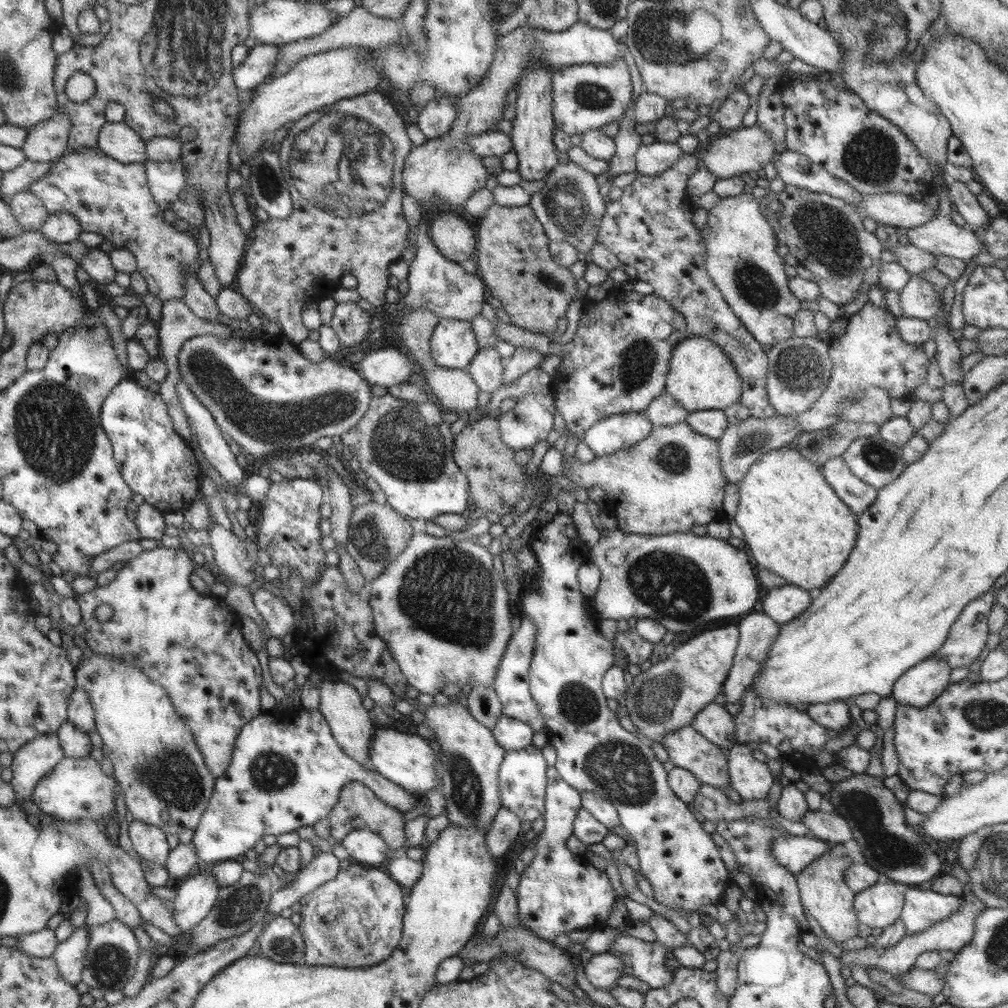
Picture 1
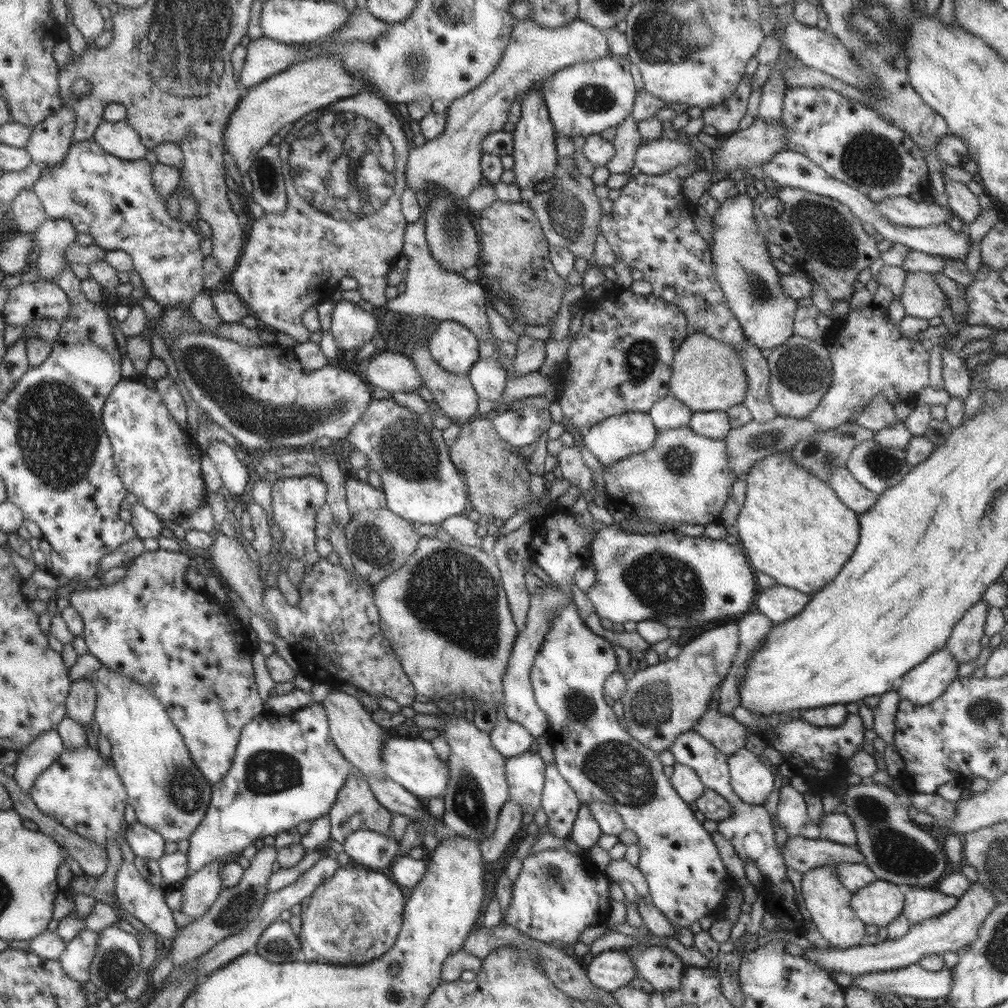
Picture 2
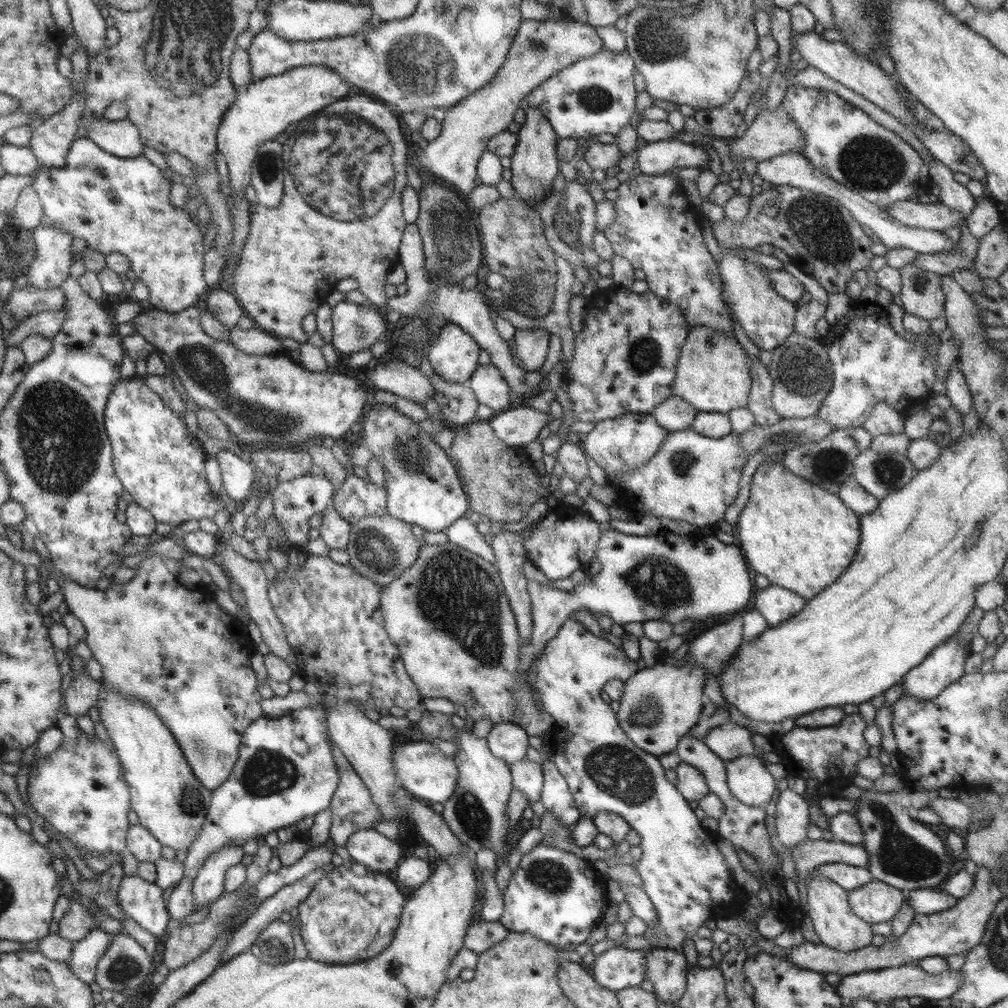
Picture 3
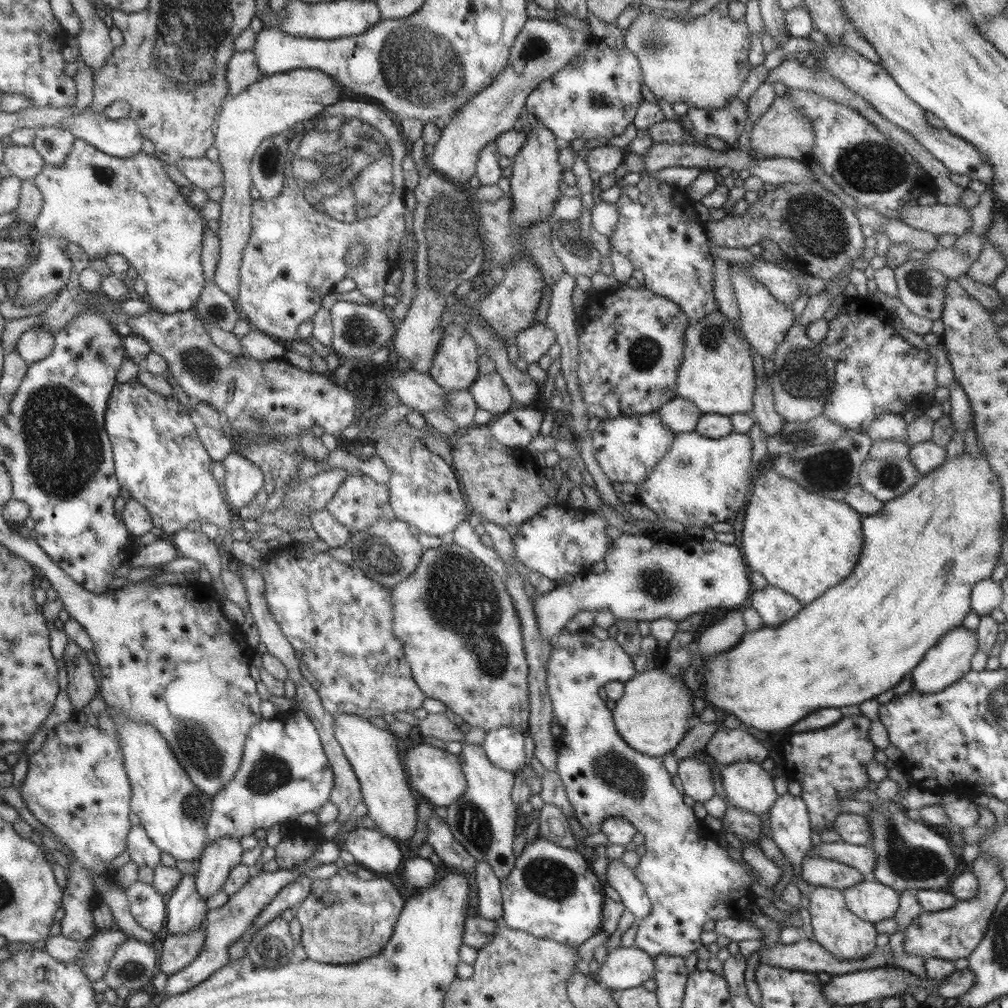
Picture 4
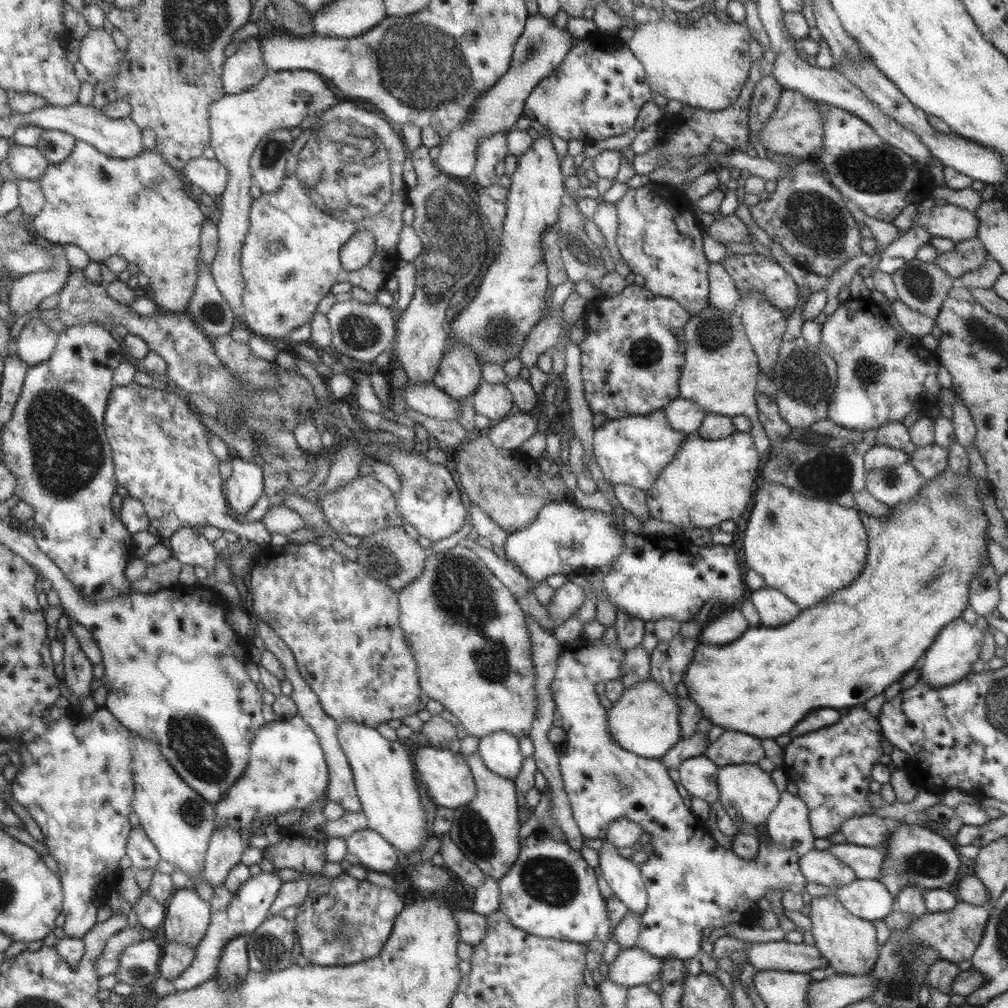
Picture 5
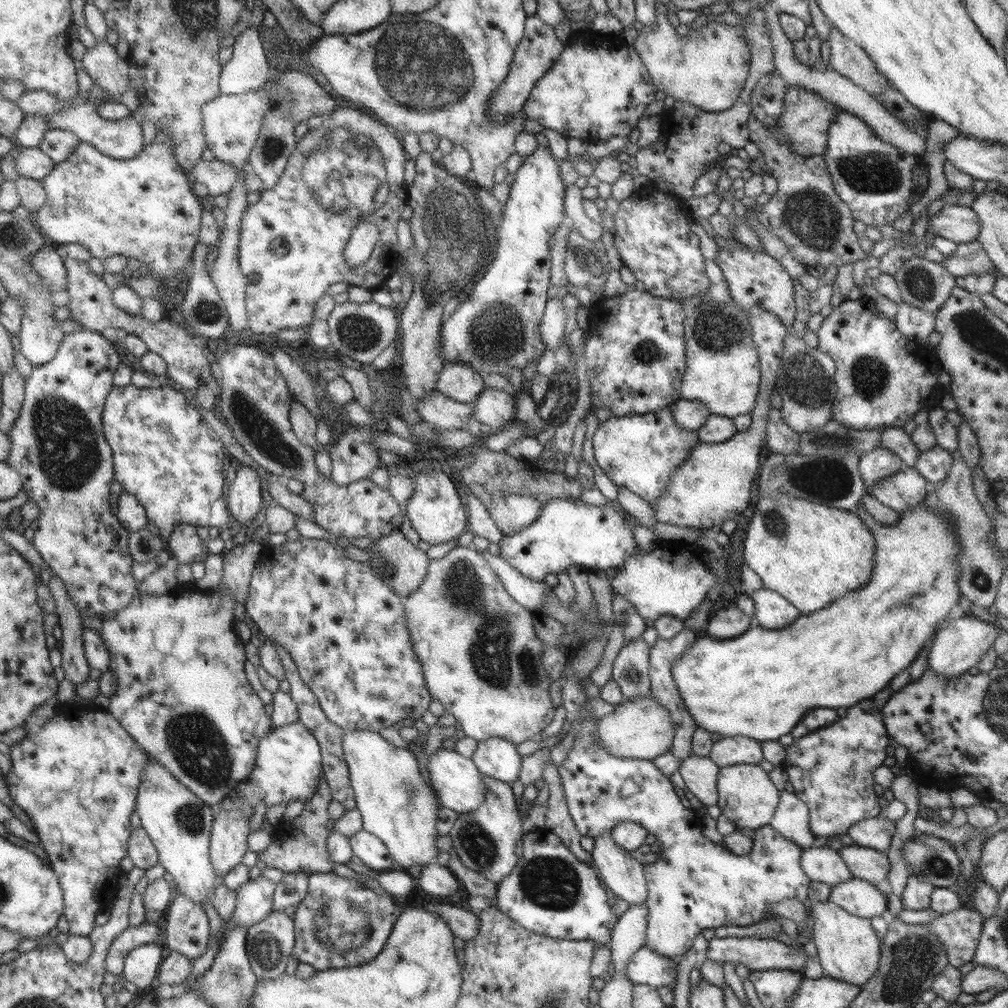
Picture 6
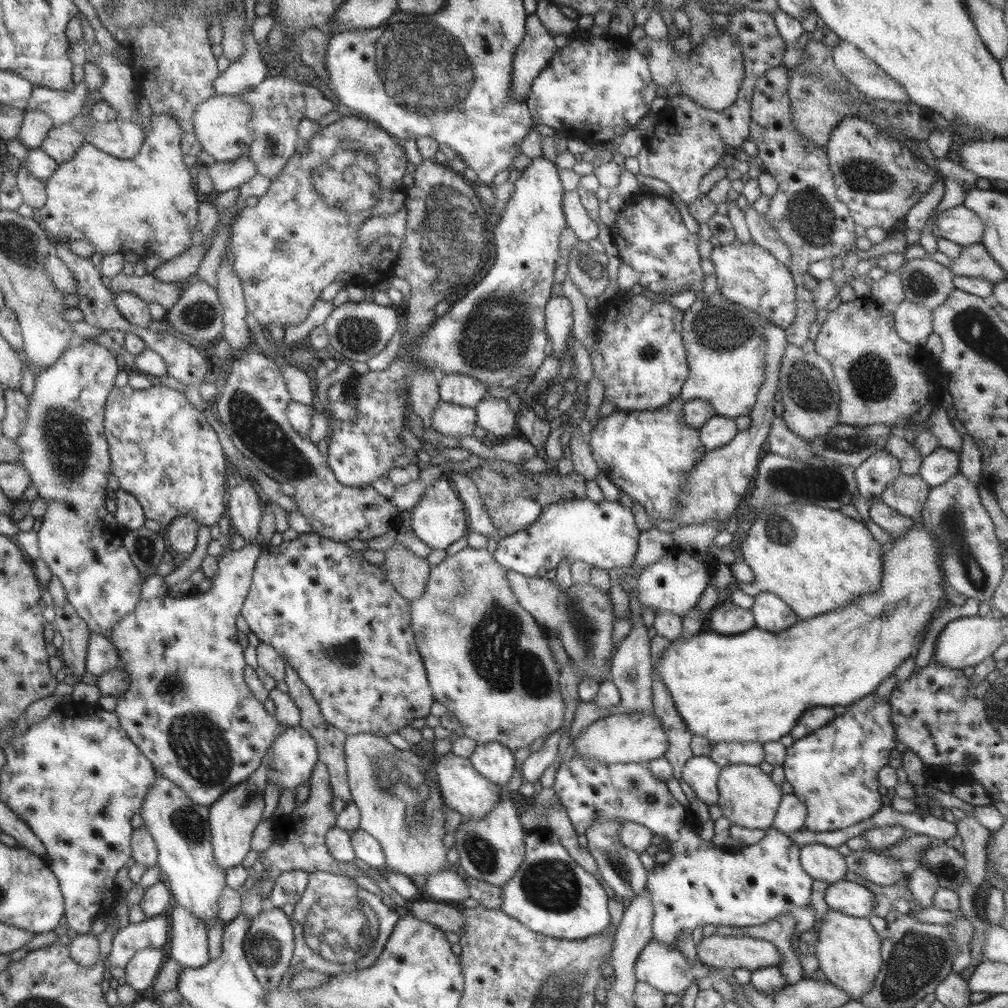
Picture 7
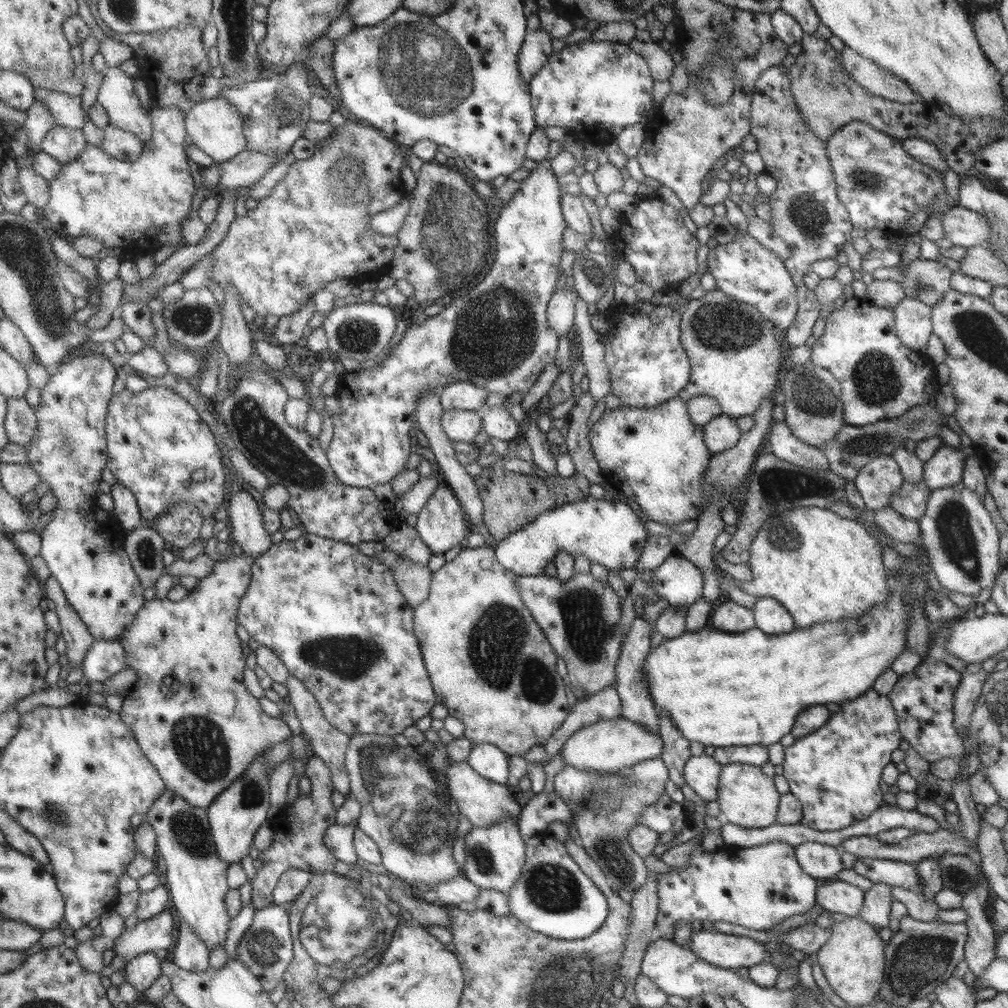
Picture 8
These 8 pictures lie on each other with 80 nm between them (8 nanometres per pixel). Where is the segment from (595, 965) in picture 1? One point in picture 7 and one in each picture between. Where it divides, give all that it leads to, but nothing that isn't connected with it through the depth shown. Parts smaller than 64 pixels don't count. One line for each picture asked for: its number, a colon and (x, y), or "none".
2: (610, 970)
3: (617, 968)
4: (624, 968)
5: (633, 967)
6: (645, 967)
7: (665, 969)

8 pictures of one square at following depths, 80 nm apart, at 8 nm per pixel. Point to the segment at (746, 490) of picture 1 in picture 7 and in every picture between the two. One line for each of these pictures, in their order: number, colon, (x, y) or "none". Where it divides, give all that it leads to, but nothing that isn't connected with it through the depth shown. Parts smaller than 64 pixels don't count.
2: (791, 526)
3: (801, 538)
4: (803, 544)
5: (806, 549)
6: (812, 555)
7: (816, 560)

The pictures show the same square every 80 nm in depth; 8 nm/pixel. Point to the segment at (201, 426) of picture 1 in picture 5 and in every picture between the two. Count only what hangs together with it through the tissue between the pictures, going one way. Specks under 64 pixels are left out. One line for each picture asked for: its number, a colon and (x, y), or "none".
2: (233, 473)
3: (237, 475)
4: (243, 479)
5: (244, 486)

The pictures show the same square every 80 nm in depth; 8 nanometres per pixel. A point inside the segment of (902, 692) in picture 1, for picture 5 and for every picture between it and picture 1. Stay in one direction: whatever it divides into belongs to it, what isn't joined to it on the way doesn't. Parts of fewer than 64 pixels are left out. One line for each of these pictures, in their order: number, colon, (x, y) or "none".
2: (923, 683)
3: (943, 665)
4: (946, 661)
5: (957, 645)

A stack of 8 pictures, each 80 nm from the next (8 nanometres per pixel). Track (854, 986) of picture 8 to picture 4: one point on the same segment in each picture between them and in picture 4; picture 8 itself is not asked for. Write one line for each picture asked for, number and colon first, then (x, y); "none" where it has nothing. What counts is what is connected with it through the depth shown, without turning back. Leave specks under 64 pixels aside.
4: (843, 935)
5: (847, 942)
6: (848, 950)
7: (848, 950)

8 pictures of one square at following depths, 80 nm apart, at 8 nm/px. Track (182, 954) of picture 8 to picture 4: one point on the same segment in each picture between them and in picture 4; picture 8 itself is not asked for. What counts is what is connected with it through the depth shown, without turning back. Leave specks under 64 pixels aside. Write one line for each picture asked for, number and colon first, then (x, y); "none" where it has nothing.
4: (185, 908)
5: (186, 919)
6: (187, 932)
7: (187, 937)

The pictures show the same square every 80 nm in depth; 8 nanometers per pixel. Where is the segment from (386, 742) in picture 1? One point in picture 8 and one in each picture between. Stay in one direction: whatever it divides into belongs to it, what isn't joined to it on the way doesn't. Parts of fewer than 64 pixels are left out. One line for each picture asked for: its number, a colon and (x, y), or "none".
2: (411, 762)
3: (421, 769)
4: (436, 775)
5: (446, 776)
6: (458, 785)
7: (462, 788)
8: (483, 802)

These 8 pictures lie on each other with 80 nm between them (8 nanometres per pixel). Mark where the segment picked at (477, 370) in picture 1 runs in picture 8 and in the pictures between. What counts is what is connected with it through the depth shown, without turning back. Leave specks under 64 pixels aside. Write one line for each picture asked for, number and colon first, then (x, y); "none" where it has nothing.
2: (488, 378)
3: (489, 387)
4: (489, 392)
5: (494, 401)
6: (495, 408)
7: (496, 417)
8: (497, 423)

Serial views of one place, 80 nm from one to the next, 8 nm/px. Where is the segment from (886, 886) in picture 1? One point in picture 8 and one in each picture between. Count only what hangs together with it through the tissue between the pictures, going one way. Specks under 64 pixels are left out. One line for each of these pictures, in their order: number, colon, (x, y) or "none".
2: (879, 902)
3: (874, 902)
4: (871, 901)
5: (868, 899)
6: (858, 897)
7: (850, 898)
8: (835, 895)

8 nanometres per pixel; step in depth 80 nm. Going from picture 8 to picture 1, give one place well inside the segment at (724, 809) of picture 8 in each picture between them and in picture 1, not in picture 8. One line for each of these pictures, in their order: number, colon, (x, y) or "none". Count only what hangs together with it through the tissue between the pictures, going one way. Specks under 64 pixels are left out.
1: (751, 779)
2: (751, 779)
3: (749, 782)
4: (745, 785)
5: (747, 794)
6: (746, 796)
7: (747, 797)

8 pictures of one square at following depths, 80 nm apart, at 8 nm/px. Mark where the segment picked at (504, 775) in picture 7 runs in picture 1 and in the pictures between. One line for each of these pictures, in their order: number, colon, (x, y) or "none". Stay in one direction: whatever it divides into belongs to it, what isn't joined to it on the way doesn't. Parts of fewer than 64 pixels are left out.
1: (510, 734)
2: (508, 738)
3: (507, 742)
4: (503, 747)
5: (499, 752)
6: (496, 758)

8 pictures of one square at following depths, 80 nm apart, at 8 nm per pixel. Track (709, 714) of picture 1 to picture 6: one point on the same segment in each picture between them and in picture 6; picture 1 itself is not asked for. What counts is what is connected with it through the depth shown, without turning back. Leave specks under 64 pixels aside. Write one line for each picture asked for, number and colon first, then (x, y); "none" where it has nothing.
2: (720, 730)
3: (727, 741)
4: (726, 746)
5: (726, 747)
6: (726, 751)

